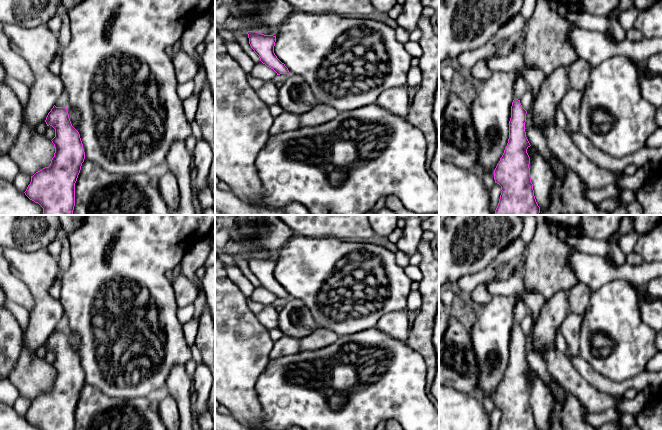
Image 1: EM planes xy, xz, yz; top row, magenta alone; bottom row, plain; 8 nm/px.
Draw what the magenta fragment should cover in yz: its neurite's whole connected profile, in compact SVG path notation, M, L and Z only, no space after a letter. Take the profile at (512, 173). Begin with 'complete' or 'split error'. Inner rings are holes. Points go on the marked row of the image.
complete; M515 98L511 106L508 143L494 170L495 183L499 184L502 190L495 215L539 215L540 213L530 177L530 157L527 149L531 145L525 132L526 114L527 111L522 107L520 100Z

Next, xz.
complete; M248 31L247 34L251 48L259 56L263 64L273 69L277 75L290 74L285 64L274 53L276 36L264 35L255 31Z

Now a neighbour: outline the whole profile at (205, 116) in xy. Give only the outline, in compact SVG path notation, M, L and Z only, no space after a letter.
M208 83L200 94L195 121L201 128L203 138L209 144L213 152L213 158L209 169L209 179L215 185L215 101Z

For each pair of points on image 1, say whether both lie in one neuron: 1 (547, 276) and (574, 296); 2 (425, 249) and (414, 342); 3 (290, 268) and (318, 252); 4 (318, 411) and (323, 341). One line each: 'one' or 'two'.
1: two
2: one
3: one
4: two

